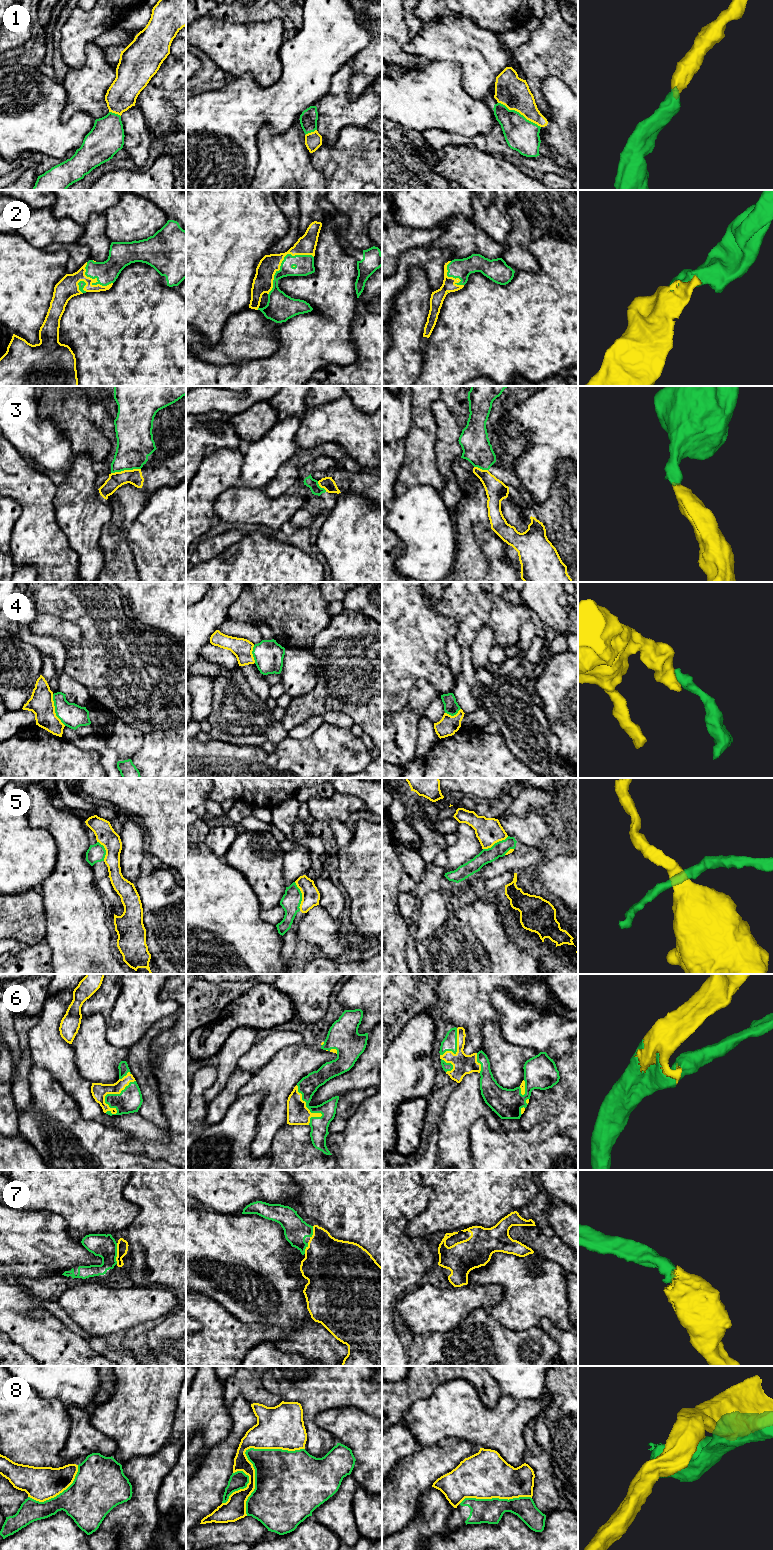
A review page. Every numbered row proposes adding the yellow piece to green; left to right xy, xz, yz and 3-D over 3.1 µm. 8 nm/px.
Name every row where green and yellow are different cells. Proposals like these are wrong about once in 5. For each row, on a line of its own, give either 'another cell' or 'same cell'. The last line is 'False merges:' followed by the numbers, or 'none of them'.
1: same cell
2: same cell
3: another cell
4: another cell
5: another cell
6: same cell
7: same cell
8: another cell
False merges: 3, 4, 5, 8

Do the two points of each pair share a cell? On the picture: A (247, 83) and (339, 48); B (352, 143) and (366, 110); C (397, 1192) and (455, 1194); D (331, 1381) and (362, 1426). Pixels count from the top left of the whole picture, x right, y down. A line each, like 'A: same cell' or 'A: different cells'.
A: same cell
B: different cells
C: different cells
D: different cells

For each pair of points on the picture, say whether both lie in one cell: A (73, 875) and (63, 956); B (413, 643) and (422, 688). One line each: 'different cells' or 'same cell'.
A: same cell
B: different cells

